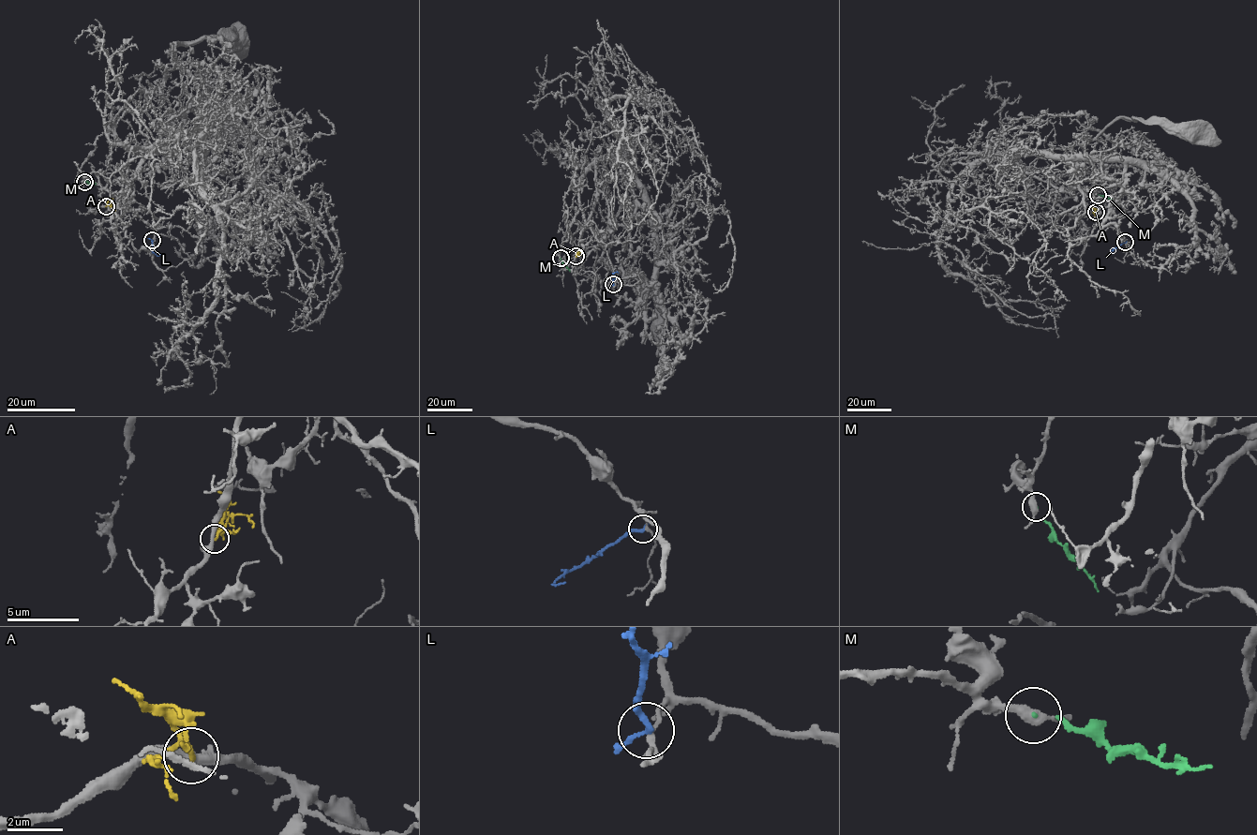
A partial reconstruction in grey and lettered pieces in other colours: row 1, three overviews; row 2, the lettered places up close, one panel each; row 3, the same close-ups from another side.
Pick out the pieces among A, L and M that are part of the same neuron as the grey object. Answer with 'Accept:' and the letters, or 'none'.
Accept: none

